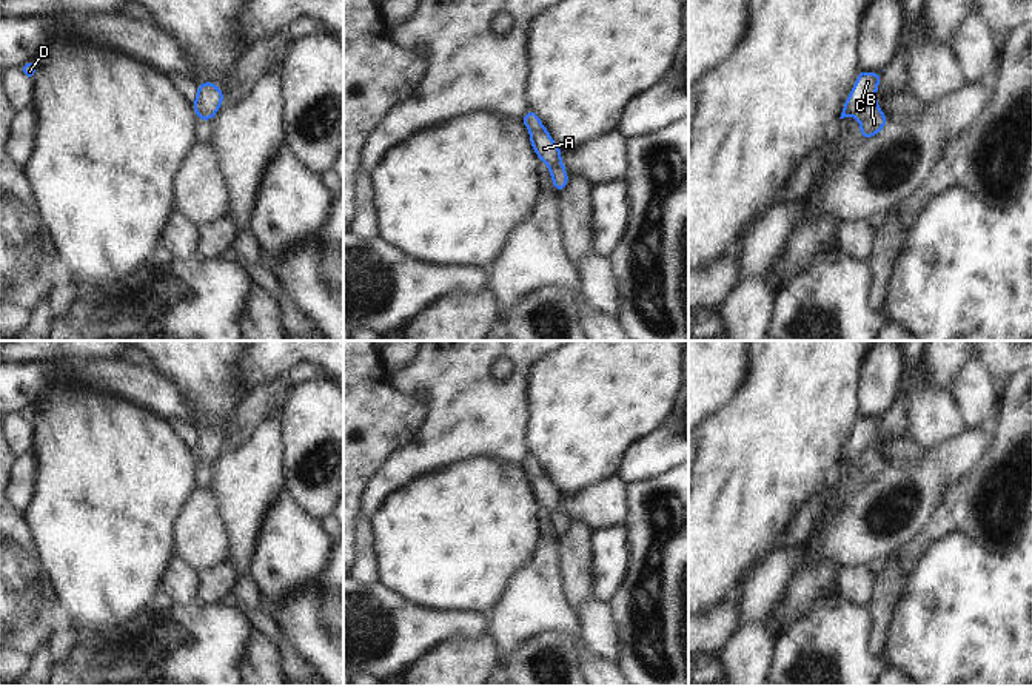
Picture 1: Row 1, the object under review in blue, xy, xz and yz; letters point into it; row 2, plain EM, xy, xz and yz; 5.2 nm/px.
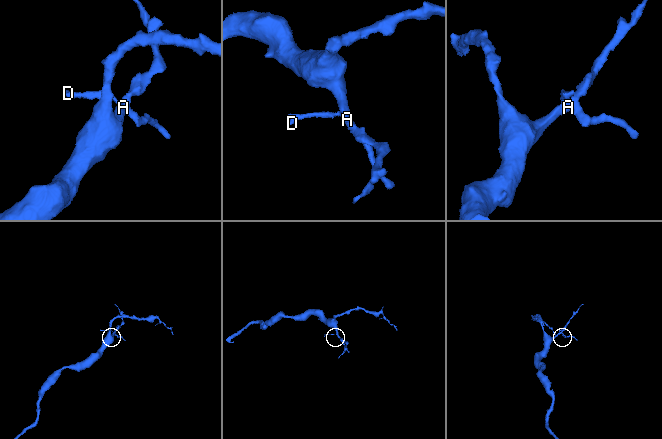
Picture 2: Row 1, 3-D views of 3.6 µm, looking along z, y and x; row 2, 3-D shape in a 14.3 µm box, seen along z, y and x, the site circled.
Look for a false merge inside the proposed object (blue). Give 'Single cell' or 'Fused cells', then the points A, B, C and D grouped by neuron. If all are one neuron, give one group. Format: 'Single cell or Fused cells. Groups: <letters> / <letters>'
Fused cells. Groups: A C D / B.

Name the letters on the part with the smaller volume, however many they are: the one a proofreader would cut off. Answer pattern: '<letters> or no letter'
B.

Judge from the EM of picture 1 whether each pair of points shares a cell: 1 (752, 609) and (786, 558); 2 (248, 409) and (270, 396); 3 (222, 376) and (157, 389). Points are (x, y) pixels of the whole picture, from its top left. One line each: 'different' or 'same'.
1: same
2: same
3: different

